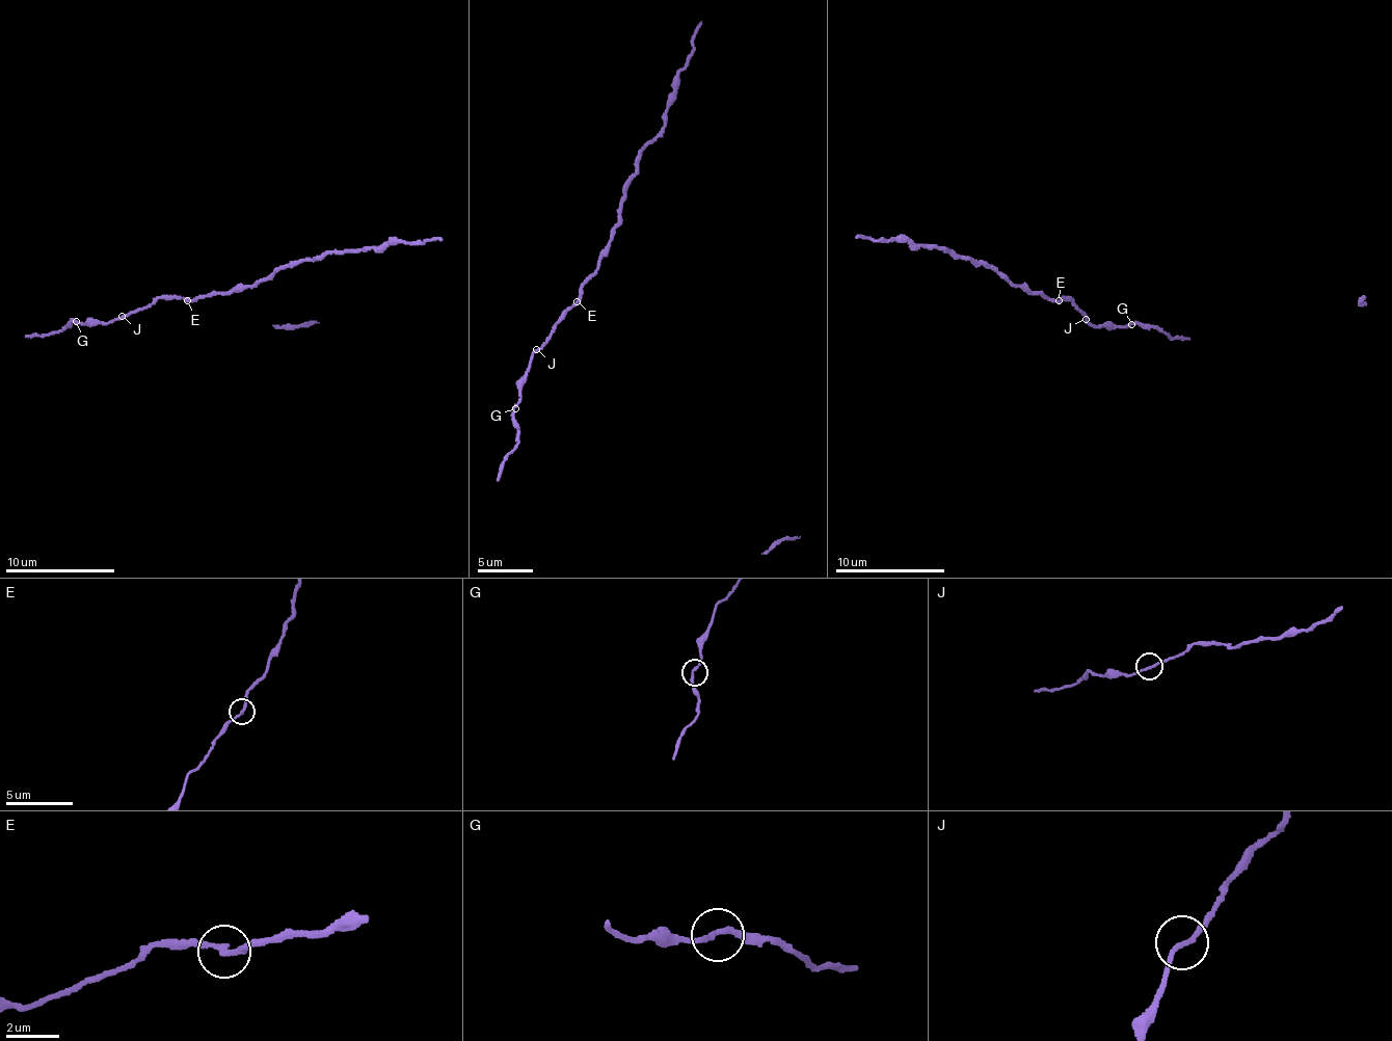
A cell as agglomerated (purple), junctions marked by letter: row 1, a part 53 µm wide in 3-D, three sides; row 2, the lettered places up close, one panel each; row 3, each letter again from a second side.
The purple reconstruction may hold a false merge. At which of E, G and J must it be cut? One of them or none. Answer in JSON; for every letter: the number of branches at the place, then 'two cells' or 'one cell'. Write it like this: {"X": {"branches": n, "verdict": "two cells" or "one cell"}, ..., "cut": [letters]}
{"E": {"branches": 2, "verdict": "one cell"}, "G": {"branches": 2, "verdict": "one cell"}, "J": {"branches": 2, "verdict": "one cell"}, "cut": []}

